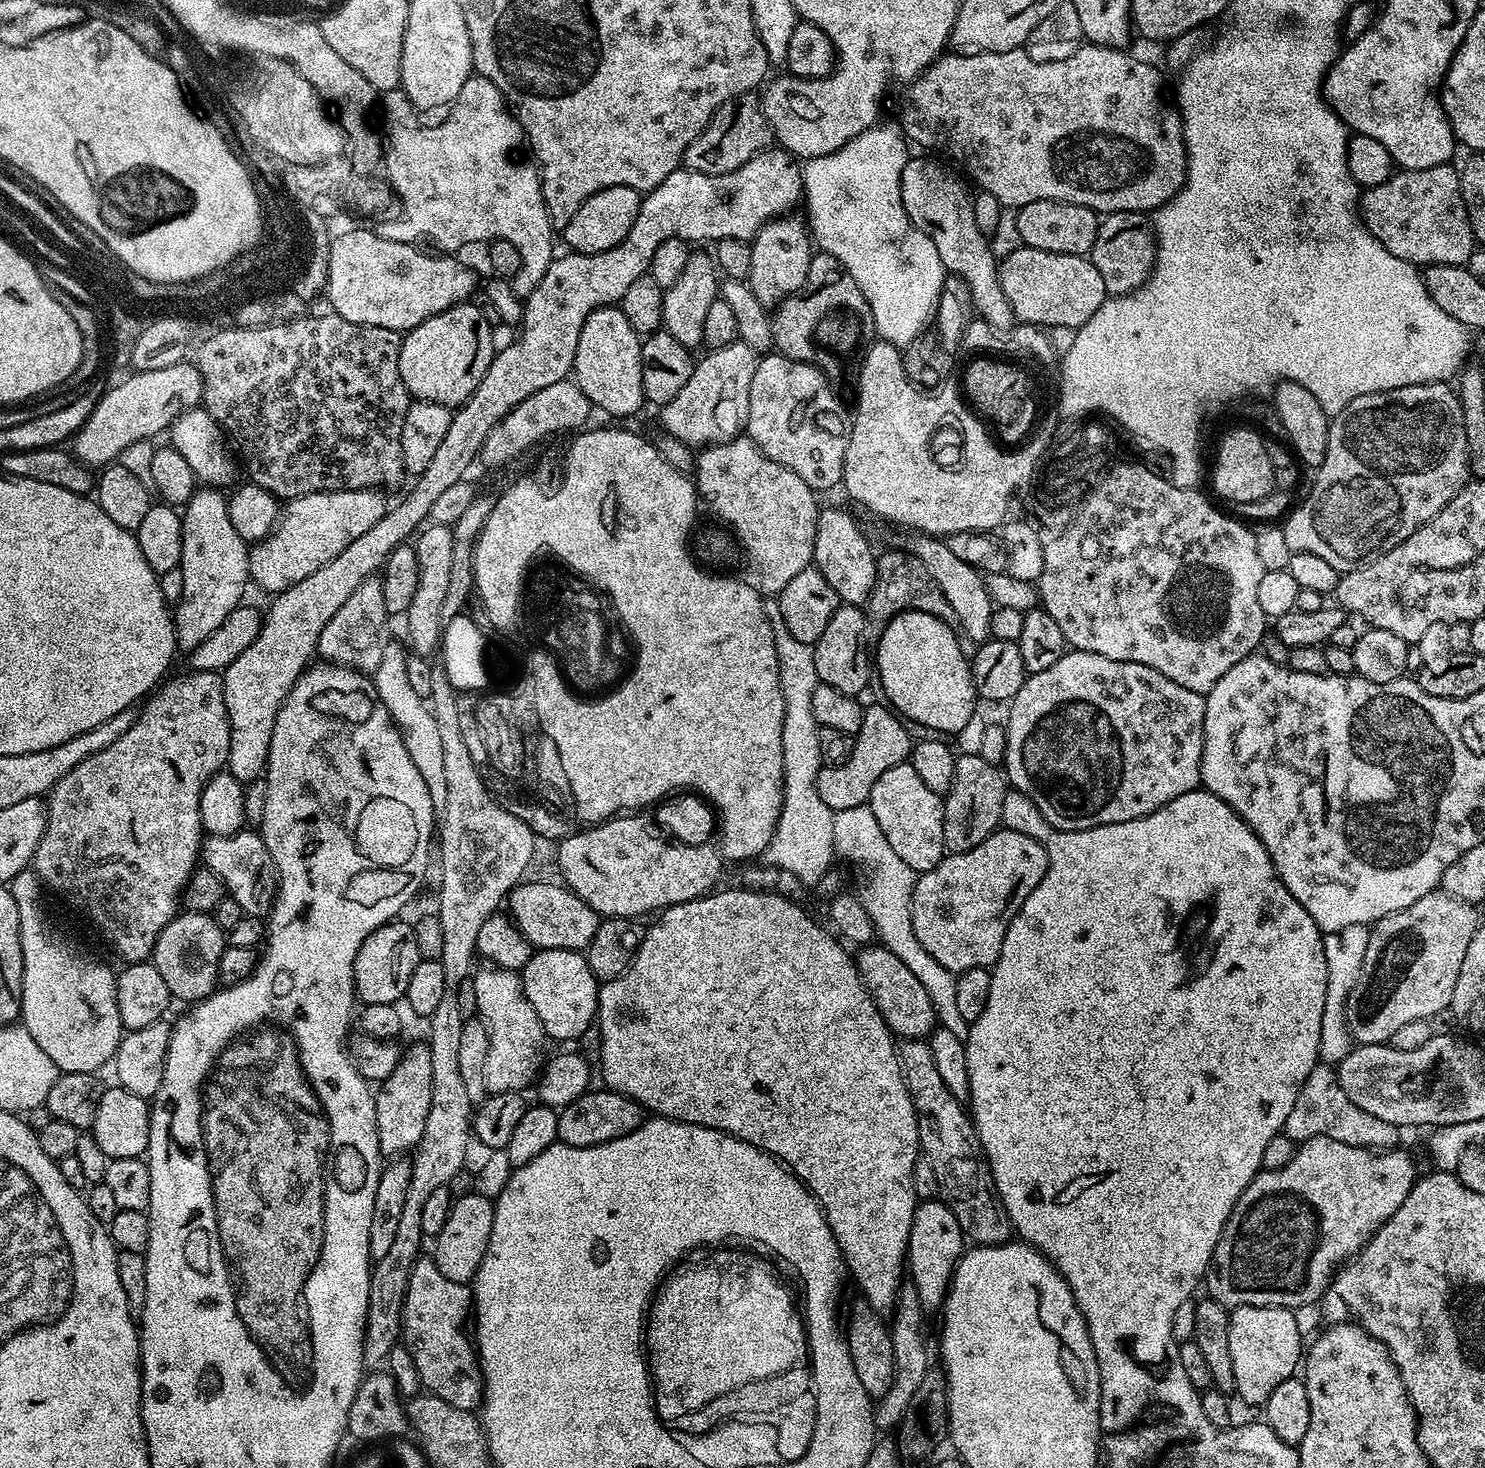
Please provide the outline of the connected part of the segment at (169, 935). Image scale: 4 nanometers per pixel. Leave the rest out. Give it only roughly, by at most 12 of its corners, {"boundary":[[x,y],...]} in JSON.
{"boundary":[[184,910],[150,962],[173,998],[212,995],[225,929]]}

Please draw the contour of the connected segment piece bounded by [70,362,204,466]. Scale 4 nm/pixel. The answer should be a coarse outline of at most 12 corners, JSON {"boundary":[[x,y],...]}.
{"boundary":[[195,363],[113,383],[70,441],[107,466],[197,407]]}

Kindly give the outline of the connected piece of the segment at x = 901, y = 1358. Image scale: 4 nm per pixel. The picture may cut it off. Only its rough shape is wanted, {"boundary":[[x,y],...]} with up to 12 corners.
{"boundary":[[901,1283],[890,1313],[894,1382],[875,1401],[892,1430],[929,1370],[916,1287]]}

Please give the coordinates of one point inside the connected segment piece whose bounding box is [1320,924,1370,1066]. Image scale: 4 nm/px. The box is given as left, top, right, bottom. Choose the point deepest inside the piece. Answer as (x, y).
(1344, 949)

